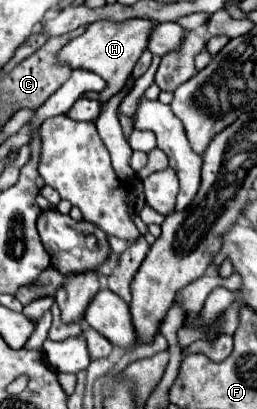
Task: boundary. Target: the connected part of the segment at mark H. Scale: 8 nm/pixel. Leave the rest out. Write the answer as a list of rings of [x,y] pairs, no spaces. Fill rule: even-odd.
[[[133,18],[125,22],[109,22],[109,20],[93,22],[87,26],[85,34],[81,34],[79,38],[65,44],[65,48],[61,48],[61,52],[57,54],[57,64],[69,66],[71,70],[85,68],[89,72],[99,74],[101,78],[109,82],[108,97],[102,97],[102,101],[99,101],[102,110],[105,102],[123,88],[135,62],[139,60],[141,52],[147,48],[147,38],[149,38],[151,28],[153,28],[153,22],[145,18]]]

